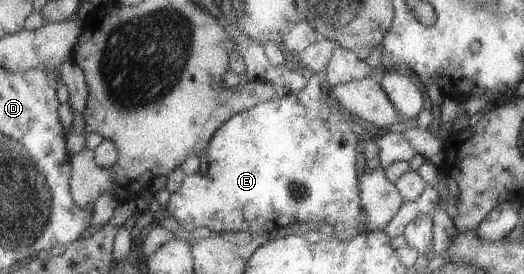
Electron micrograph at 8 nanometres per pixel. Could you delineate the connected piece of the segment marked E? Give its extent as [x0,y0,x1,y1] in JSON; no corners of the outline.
[166,73,367,240]

